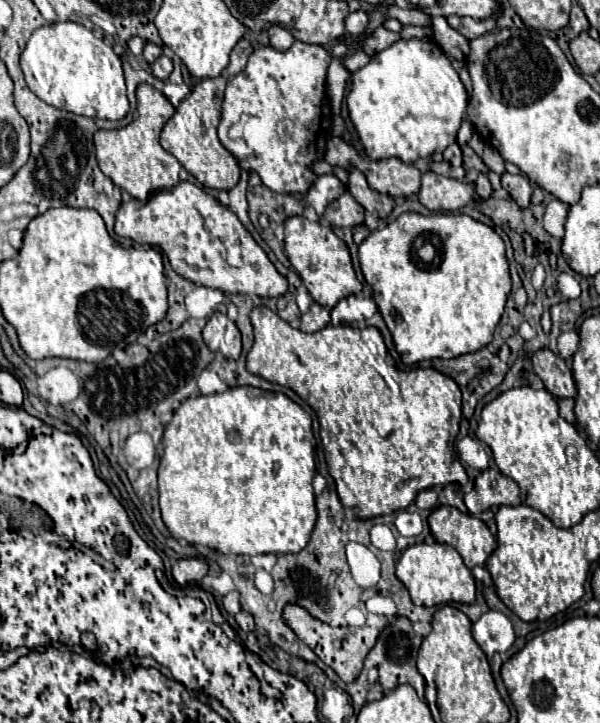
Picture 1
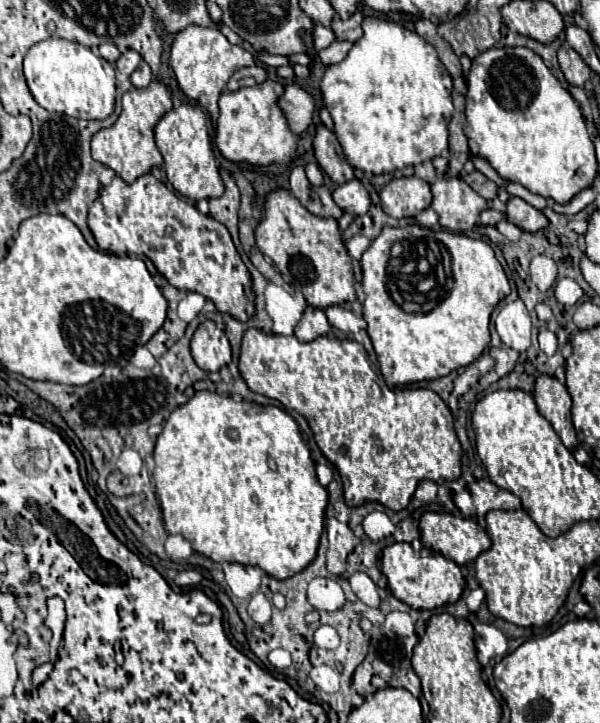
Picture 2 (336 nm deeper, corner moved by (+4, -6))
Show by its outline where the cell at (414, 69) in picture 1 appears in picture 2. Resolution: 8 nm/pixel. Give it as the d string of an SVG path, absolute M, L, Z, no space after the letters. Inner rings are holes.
M365 18L363 20L363 36L353 44L353 48L349 50L349 54L339 62L327 68L323 80L321 80L321 92L323 92L323 102L327 106L327 110L333 116L335 122L335 136L343 146L343 152L347 156L347 160L351 162L353 168L359 168L363 172L371 172L371 174L383 174L383 172L393 172L393 170L401 170L405 166L415 166L421 164L425 160L431 160L435 156L439 156L445 148L447 148L447 126L449 120L453 116L453 102L451 102L451 90L453 90L453 80L447 72L447 68L441 64L435 48L425 42L423 38L419 38L415 32L389 22L389 20L379 20L379 18Z

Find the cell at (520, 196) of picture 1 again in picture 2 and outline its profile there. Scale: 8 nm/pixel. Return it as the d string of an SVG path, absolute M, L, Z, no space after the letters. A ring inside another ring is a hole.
M511 196L507 202L505 218L527 232L537 232L537 230L543 230L547 226L547 218L543 216L541 210L533 208L531 204L527 204L525 200L515 198L515 196Z

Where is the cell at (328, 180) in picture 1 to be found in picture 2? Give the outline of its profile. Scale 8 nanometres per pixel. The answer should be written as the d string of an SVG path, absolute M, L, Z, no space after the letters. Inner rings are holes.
M353 178L353 180L347 182L347 184L337 186L331 196L333 196L335 204L337 204L343 212L349 212L349 214L353 214L353 216L365 214L365 212L369 210L369 204L371 204L367 188L365 188L363 182L357 180L357 178Z

